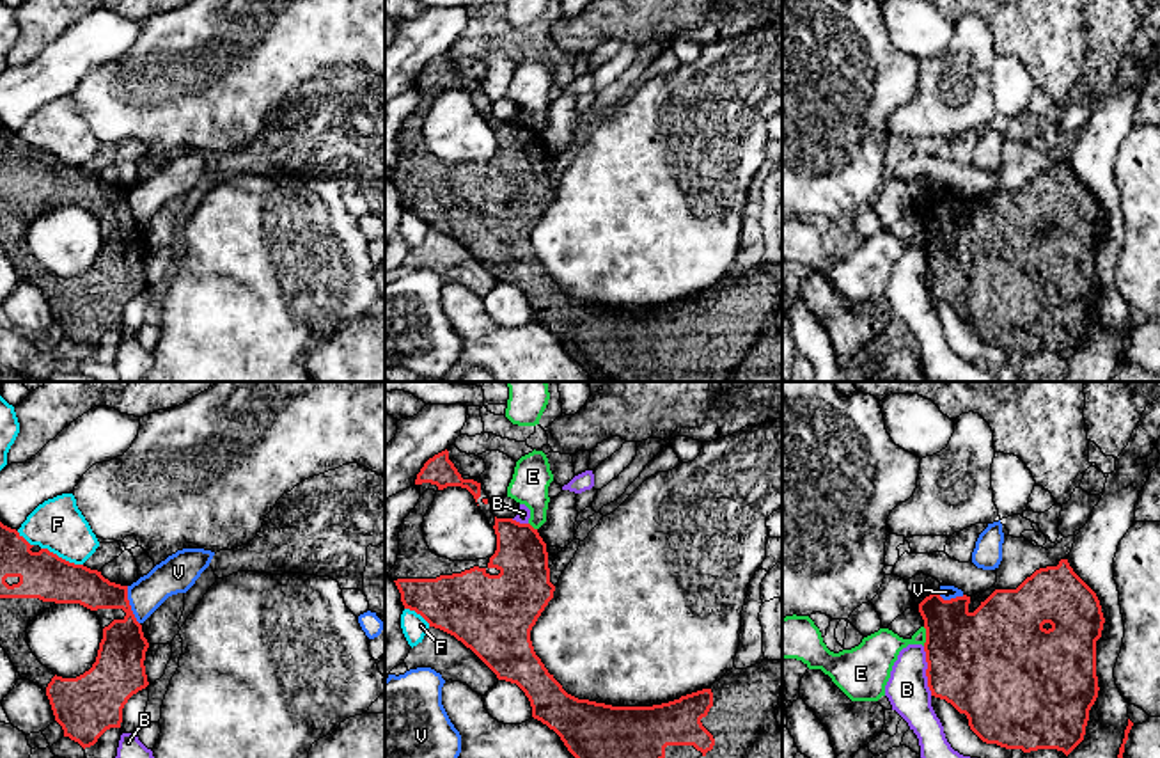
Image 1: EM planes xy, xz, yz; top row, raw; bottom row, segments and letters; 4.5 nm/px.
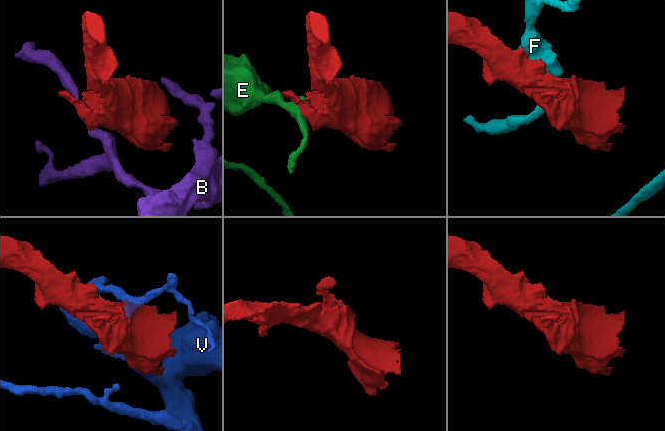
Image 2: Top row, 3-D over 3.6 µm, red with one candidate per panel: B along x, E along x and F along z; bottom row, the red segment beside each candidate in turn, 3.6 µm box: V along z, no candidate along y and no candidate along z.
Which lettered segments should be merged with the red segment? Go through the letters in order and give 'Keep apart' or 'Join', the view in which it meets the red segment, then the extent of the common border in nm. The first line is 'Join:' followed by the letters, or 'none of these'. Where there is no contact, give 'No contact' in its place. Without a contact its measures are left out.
Join: none of these
B: Keep apart. Touches red in yz. Shared border 220 nm
E: Keep apart. Touches red in yz. Shared border 90 nm
F: Keep apart. Touches red in xy. Shared border 200 nm
V: Keep apart. Touches red in xy. Shared border 190 nm

